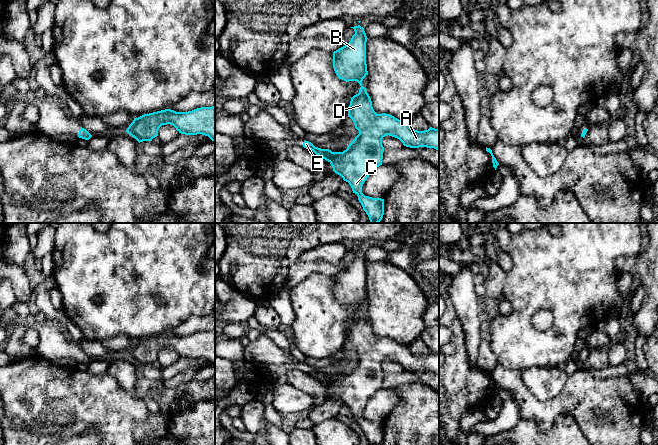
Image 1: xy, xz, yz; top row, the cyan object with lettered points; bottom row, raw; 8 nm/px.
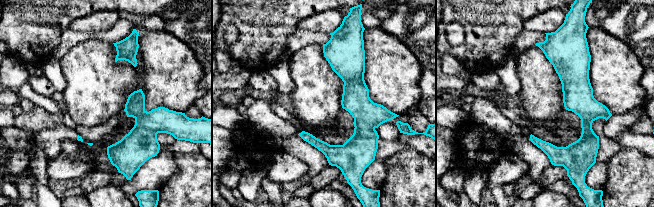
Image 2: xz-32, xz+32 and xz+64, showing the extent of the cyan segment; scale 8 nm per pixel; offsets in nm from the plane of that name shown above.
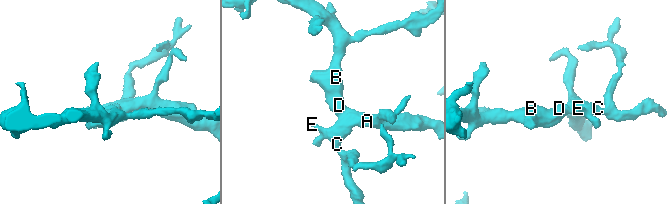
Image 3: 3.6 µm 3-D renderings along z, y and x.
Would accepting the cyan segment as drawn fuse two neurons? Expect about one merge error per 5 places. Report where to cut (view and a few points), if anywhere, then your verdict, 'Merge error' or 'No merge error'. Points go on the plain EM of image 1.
No split. No merge error

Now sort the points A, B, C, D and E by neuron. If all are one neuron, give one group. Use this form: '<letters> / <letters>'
A B C D E

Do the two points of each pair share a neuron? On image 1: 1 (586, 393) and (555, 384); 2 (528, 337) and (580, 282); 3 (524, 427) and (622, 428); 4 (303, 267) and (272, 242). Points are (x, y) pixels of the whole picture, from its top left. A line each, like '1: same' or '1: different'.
1: different
2: same
3: different
4: different

